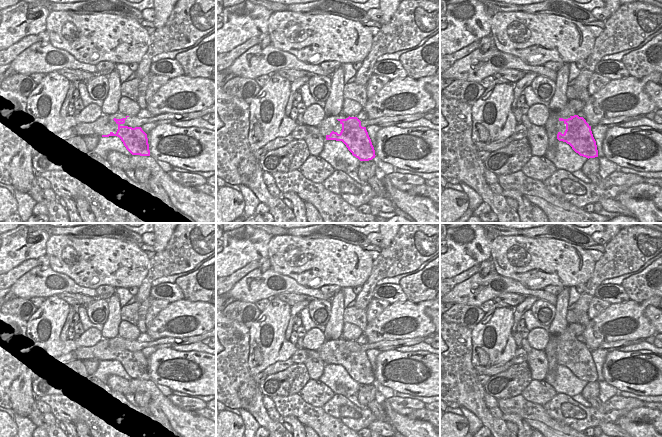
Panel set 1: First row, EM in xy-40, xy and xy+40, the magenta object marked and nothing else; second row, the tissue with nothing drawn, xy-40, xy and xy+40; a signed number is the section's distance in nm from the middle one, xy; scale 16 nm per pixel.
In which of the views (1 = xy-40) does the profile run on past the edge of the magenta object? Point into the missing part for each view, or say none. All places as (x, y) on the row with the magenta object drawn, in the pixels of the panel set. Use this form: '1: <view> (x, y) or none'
1: none

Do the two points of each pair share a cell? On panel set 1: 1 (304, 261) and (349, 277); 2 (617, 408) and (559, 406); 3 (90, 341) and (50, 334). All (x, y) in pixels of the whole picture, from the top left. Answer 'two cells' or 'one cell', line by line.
1: one cell
2: one cell
3: one cell

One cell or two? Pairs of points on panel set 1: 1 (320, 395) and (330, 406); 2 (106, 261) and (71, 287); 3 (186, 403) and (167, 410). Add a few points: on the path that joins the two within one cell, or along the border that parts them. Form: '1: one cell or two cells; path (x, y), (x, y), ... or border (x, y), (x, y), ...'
1: two cells; border (335, 394), (321, 406)
2: two cells; border (55, 271), (66, 274), (81, 286), (95, 290)
3: two cells; border (167, 397), (178, 407), (194, 411)

